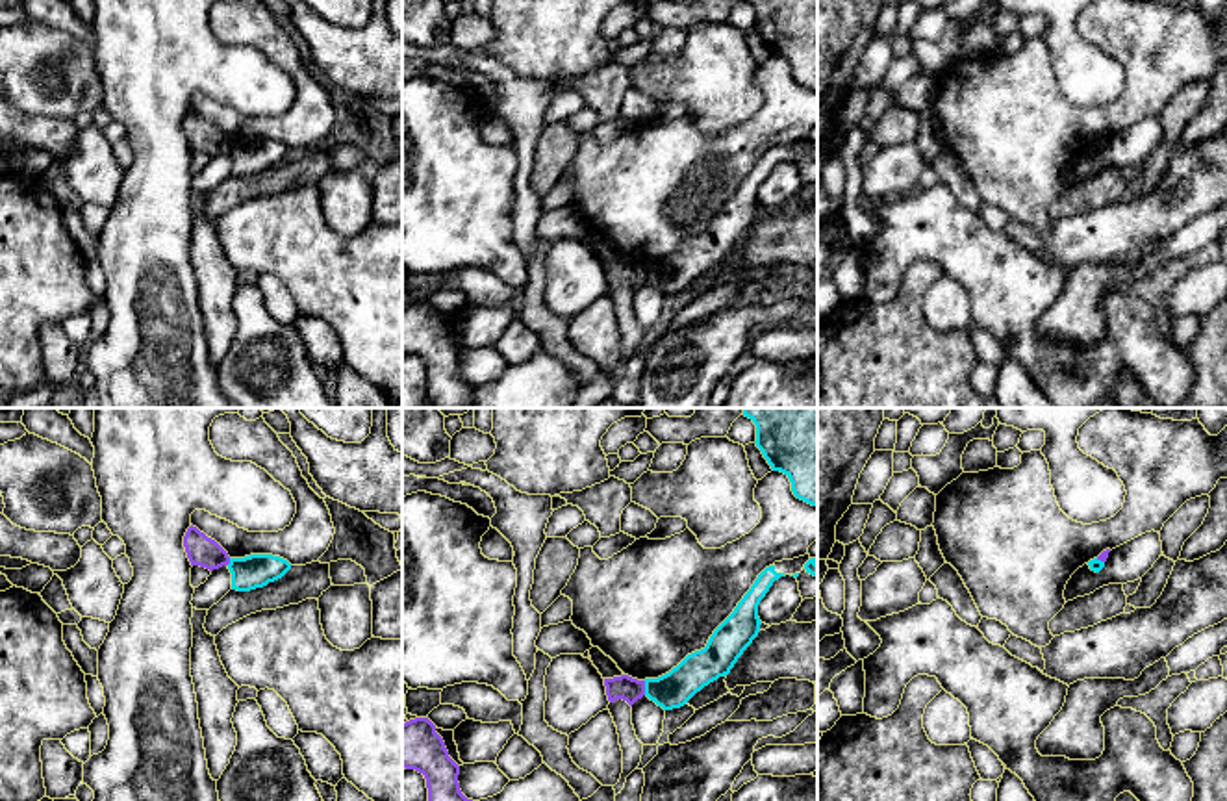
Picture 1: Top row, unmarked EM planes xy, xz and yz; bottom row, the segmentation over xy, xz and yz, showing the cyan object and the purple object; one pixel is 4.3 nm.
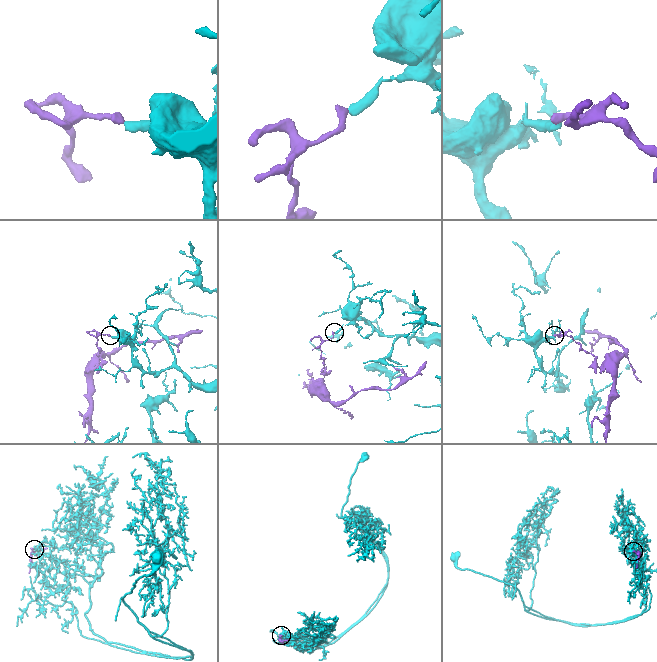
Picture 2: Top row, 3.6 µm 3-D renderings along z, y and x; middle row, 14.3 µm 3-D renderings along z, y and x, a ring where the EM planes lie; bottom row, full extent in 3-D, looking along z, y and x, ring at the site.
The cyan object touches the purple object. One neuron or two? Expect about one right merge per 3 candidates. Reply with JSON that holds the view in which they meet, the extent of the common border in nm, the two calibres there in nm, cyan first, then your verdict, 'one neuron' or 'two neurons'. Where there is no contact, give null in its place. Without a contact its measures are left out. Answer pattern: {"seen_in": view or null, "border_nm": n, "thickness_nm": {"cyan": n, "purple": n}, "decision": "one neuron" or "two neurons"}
{"seen_in": "xz", "border_nm": 60, "thickness_nm": {"cyan": 160, "purple": 110}, "decision": "two neurons"}

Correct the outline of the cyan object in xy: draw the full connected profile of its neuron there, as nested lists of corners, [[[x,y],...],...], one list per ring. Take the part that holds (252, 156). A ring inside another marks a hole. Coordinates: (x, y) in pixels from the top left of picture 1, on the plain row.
[[[250,139],[245,143],[230,143],[232,174],[250,176],[282,163],[291,148],[272,139]]]

